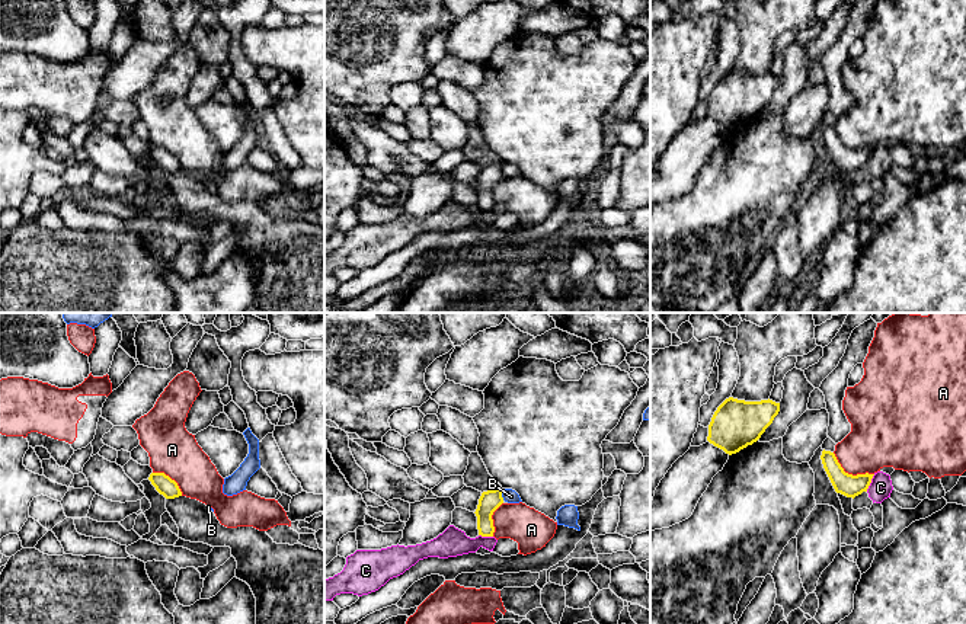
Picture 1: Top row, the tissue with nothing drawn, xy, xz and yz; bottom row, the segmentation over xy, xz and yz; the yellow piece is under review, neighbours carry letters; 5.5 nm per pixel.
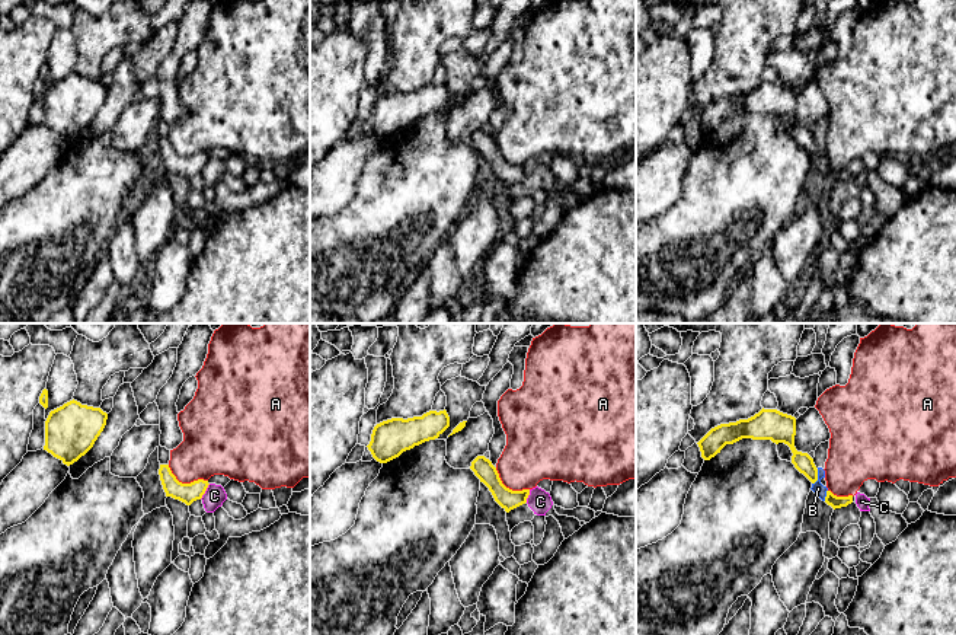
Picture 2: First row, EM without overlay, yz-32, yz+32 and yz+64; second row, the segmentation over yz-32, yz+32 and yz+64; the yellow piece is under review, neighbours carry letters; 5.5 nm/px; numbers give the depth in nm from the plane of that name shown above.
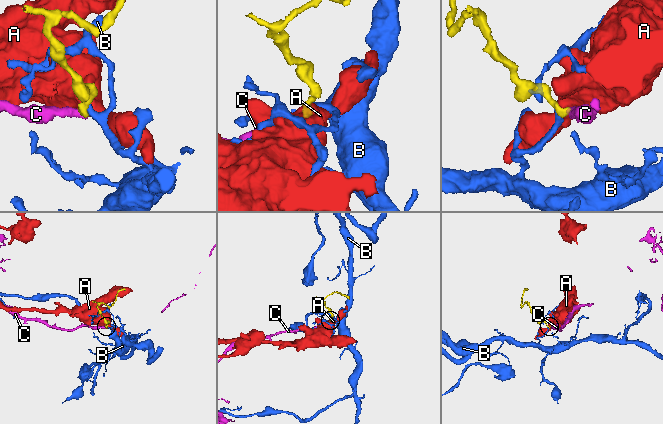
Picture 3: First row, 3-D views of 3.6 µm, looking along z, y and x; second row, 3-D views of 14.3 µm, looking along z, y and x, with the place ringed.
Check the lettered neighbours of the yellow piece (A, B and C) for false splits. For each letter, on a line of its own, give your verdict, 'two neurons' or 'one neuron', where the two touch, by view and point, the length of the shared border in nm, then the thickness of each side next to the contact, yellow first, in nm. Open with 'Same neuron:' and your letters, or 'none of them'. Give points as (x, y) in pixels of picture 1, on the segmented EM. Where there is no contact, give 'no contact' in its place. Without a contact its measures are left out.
Same neuron: none of them
A: two neurons; meets yellow in yz at (850, 474); contact 260 nm long; 120 nm thick on the yellow side, 320 nm on the other
B: two neurons; meets yellow in xz at (501, 495); contact 70 nm long; 120 nm thick on the yellow side, 80 nm on the other
C: two neurons; meets yellow in yz at (870, 482); contact 110 nm long; 120 nm thick on the yellow side, 130 nm on the other

